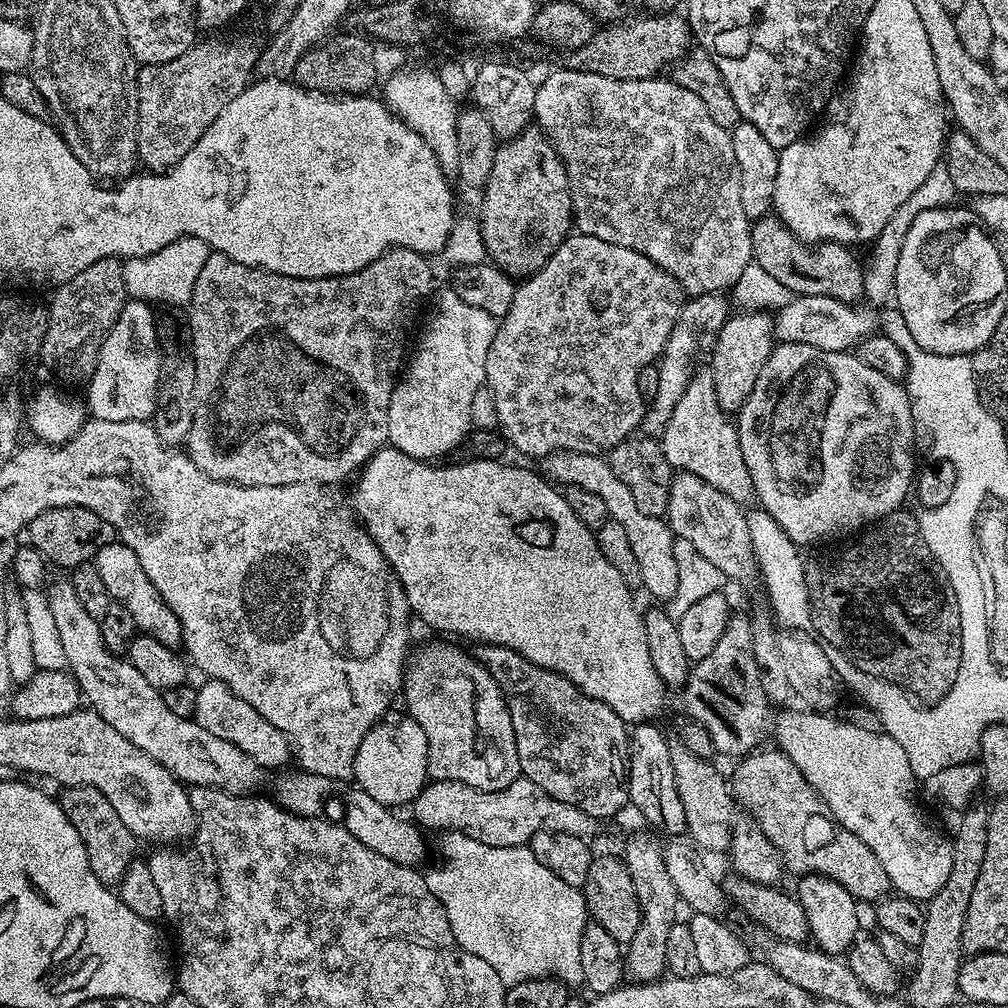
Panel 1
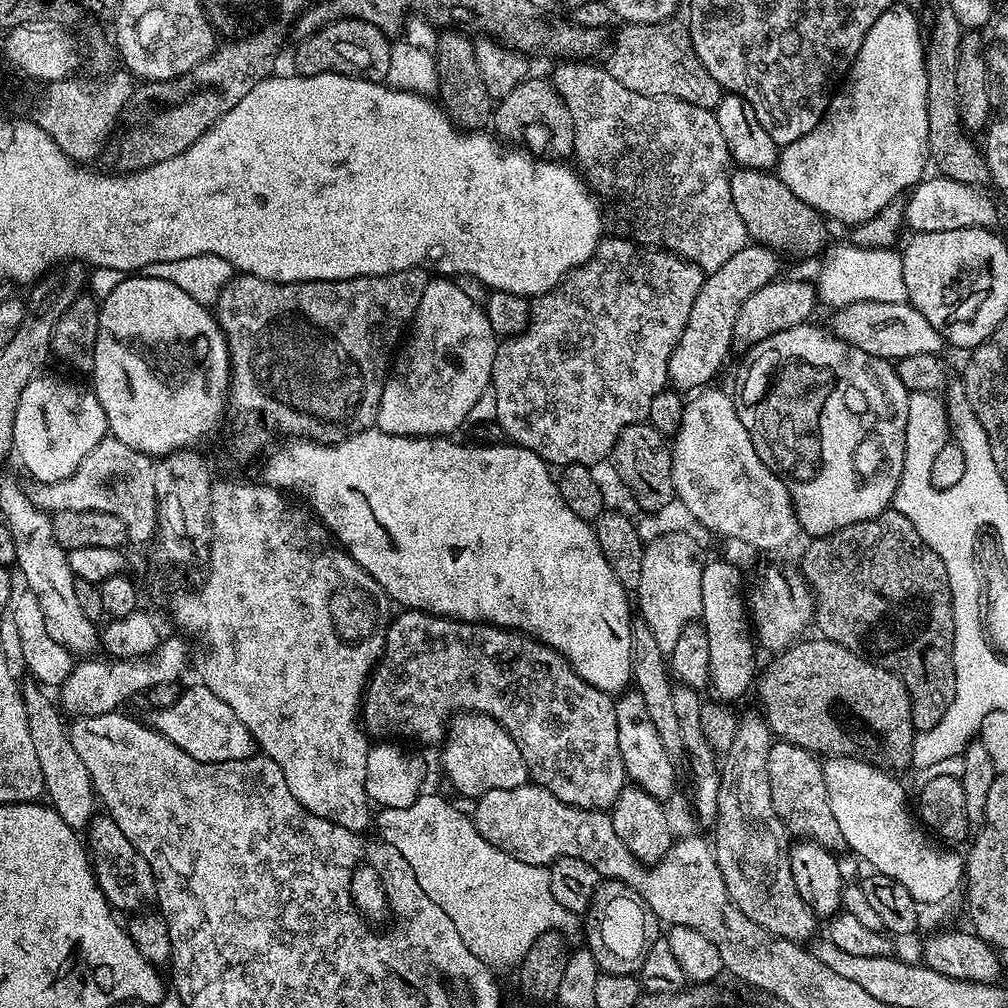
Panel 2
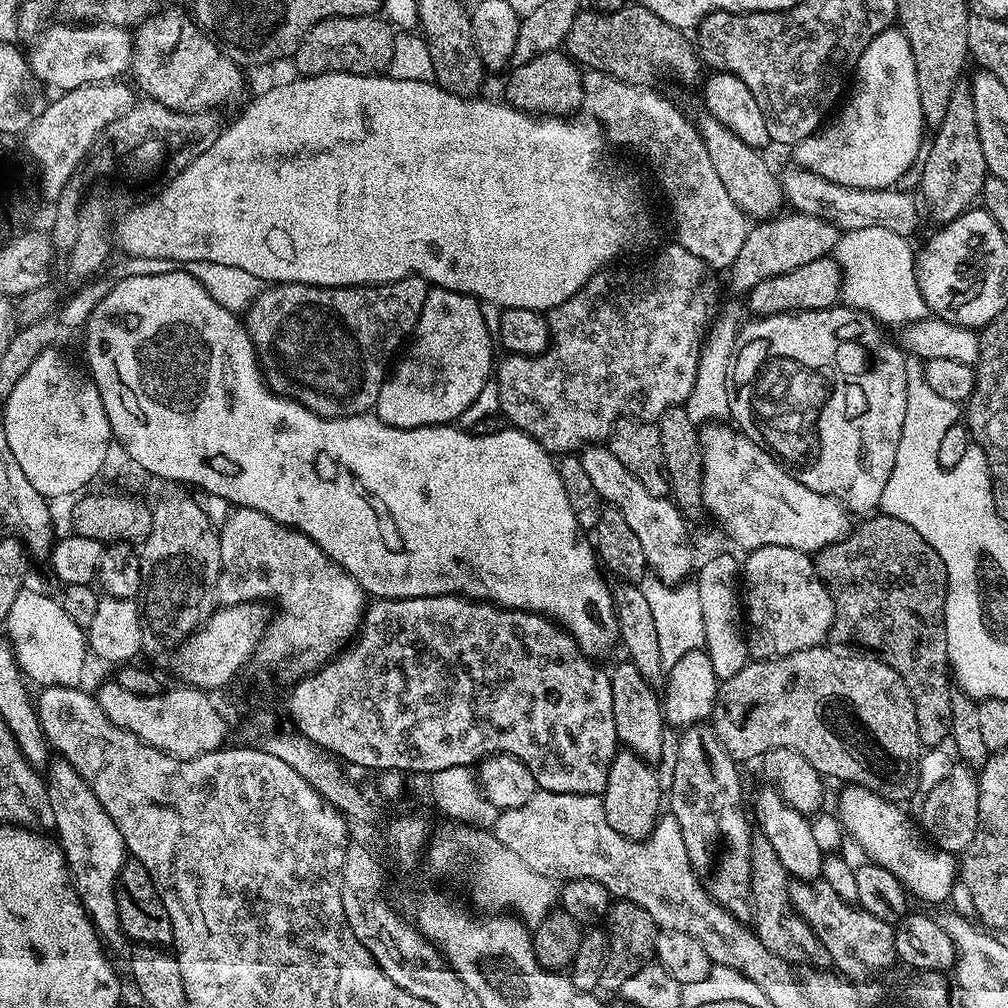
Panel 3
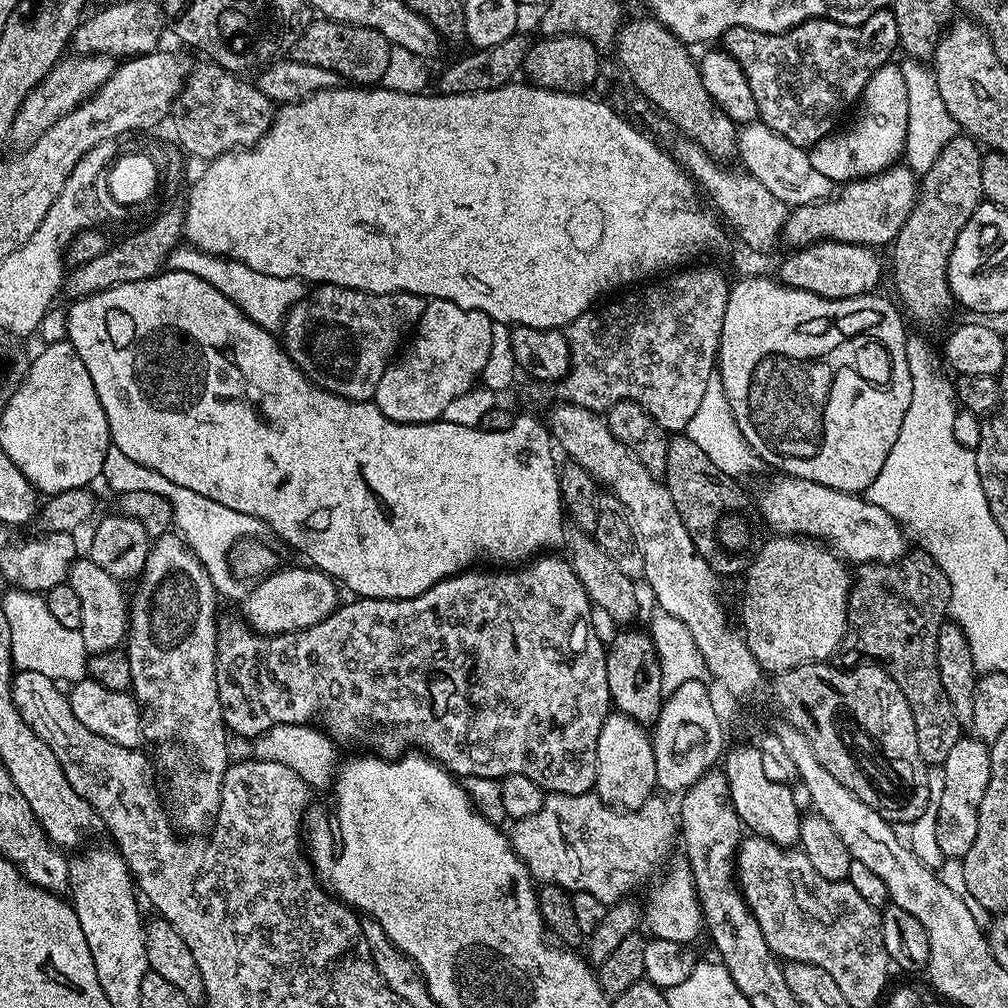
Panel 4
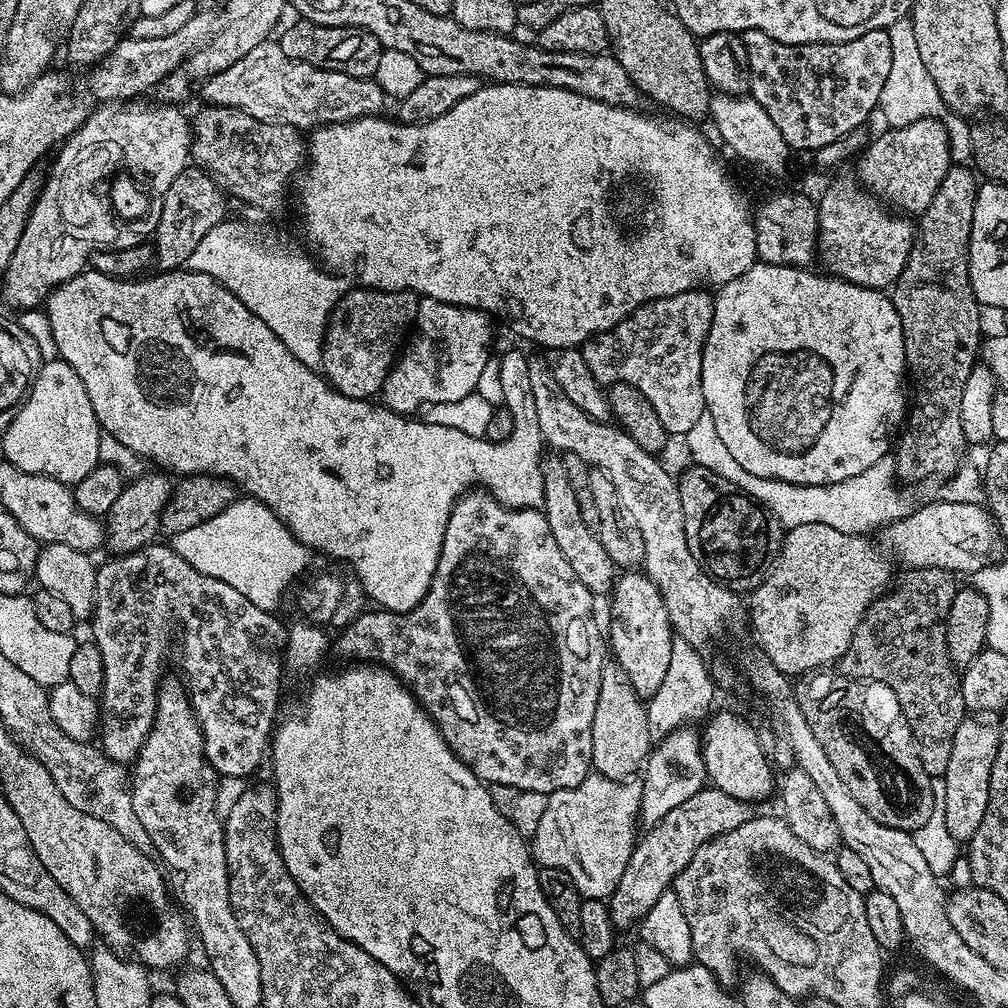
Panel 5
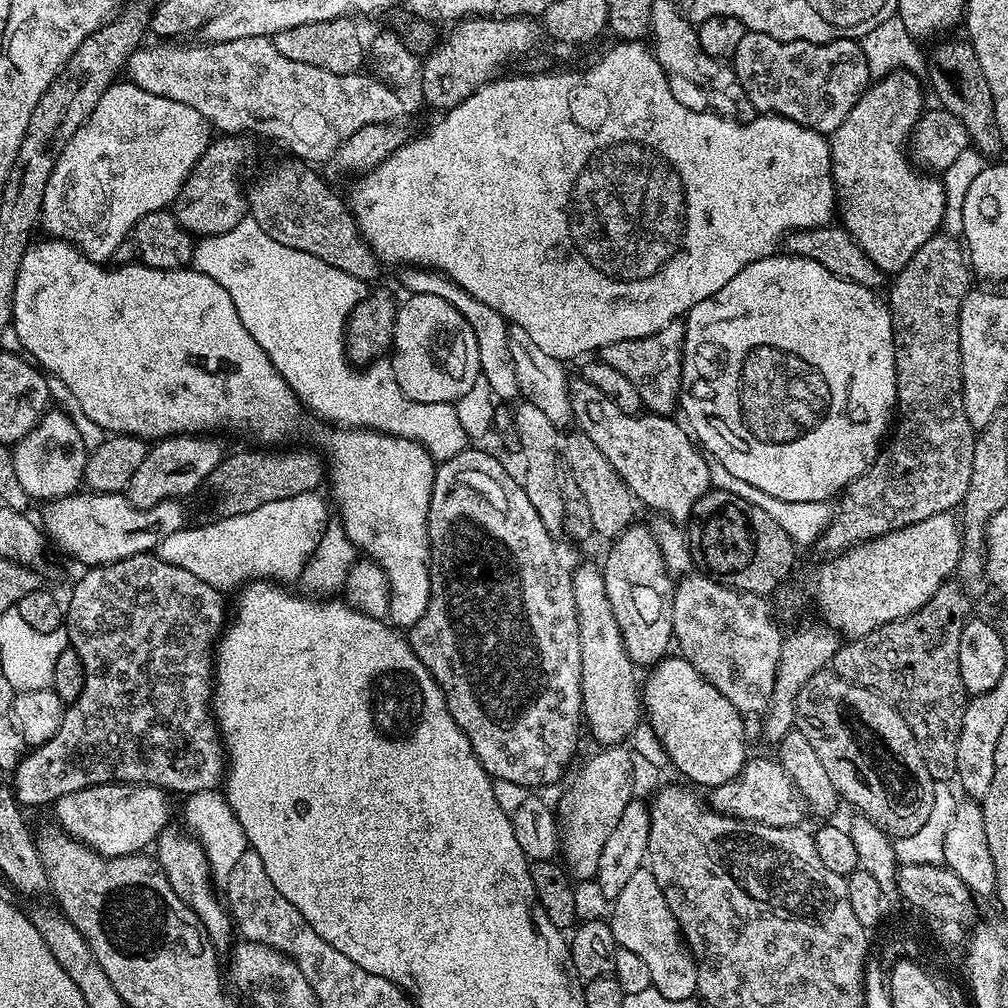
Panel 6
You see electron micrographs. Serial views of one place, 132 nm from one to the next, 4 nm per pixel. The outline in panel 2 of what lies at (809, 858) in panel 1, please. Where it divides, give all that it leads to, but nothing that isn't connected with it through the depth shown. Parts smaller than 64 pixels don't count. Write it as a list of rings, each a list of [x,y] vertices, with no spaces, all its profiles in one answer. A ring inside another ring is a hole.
[[[777,739],[770,750],[768,773],[770,774],[770,790],[776,814],[784,821],[787,831],[813,844],[821,844],[829,850],[845,847],[844,835],[838,826],[838,818],[834,818],[834,810],[830,806],[830,794],[826,786],[824,770],[819,760],[807,748],[791,744],[789,740]]]

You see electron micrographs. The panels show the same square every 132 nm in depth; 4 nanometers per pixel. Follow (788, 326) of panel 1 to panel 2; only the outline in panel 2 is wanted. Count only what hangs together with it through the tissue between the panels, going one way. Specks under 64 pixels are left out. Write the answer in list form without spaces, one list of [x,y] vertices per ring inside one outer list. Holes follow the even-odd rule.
[[[858,301],[846,308],[848,333],[846,339],[858,350],[881,358],[899,358],[910,354],[940,354],[946,341],[920,311],[911,304],[884,301]]]

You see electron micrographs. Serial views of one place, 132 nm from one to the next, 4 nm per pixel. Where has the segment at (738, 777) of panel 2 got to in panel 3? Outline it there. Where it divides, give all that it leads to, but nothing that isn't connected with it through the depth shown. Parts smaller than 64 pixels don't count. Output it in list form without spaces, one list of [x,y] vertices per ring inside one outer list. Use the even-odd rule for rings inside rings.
[[[765,838],[752,841],[750,854],[750,870],[752,871],[752,911],[754,913],[754,931],[756,937],[778,958],[791,964],[806,964],[810,968],[827,969],[832,959],[822,946],[822,942],[814,934],[814,930],[805,922],[800,913],[792,906],[790,877],[788,871],[778,862],[778,854],[774,854],[774,846]]]

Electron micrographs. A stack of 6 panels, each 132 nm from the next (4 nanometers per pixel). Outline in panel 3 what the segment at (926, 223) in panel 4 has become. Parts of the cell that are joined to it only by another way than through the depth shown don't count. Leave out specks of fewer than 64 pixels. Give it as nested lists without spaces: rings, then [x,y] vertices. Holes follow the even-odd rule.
[[[958,86],[950,94],[950,106],[946,106],[946,118],[935,125],[936,137],[932,140],[932,149],[923,157],[924,169],[920,172],[919,195],[932,203],[932,216],[937,225],[943,226],[950,220],[956,220],[963,212],[973,207],[972,203],[980,200],[980,192],[984,189],[984,179],[990,175],[986,166],[986,158],[982,154],[982,142],[978,138],[978,118],[974,112],[974,98],[971,87]]]

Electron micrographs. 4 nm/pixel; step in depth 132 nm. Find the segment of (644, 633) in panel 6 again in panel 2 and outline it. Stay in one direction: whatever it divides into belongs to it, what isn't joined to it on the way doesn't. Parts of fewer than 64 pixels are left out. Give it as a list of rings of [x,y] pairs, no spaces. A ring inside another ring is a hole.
[[[628,690],[616,700],[616,717],[618,718],[618,750],[622,750],[622,762],[627,779],[633,785],[654,799],[668,802],[672,791],[676,788],[676,768],[672,765],[673,757],[668,747],[662,742],[657,728],[646,706],[642,694],[635,690]]]

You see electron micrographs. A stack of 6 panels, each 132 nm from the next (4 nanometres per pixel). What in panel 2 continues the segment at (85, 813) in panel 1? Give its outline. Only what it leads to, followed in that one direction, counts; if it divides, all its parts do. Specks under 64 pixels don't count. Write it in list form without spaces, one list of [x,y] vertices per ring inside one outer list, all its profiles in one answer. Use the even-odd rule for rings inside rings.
[[[93,815],[92,821],[88,823],[86,829],[86,847],[94,878],[102,890],[102,894],[117,913],[132,914],[143,909],[147,905],[144,904],[147,900],[155,901],[156,879],[152,868],[146,862],[146,858],[142,858],[142,854],[138,854],[138,850],[130,842],[130,838],[126,838],[126,834],[122,834],[118,822],[114,822],[112,816]]]

